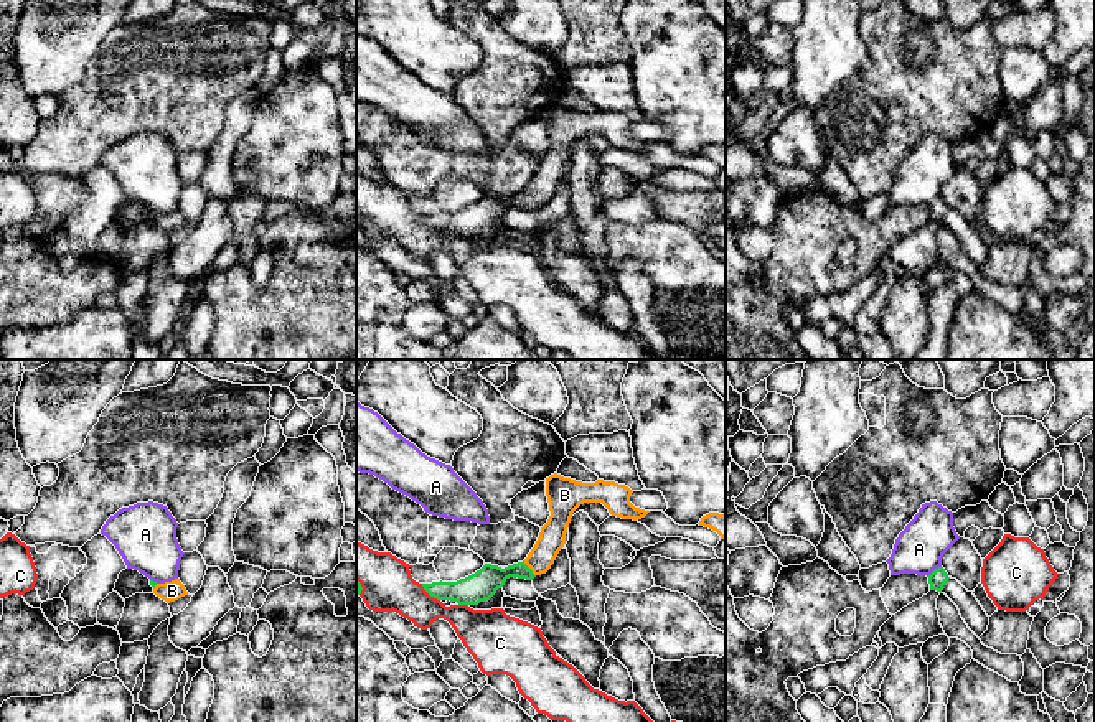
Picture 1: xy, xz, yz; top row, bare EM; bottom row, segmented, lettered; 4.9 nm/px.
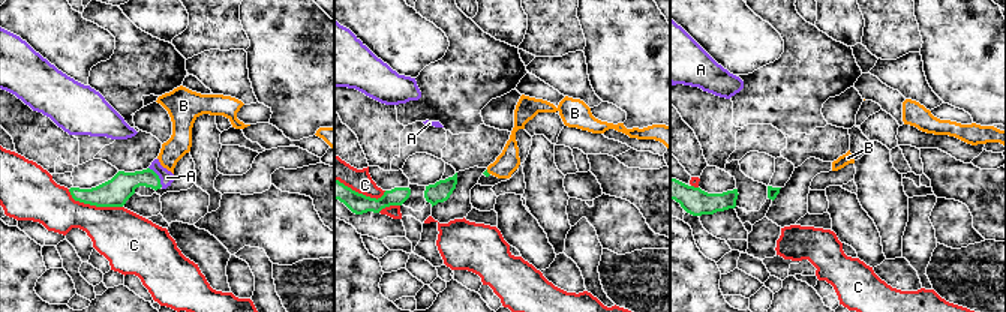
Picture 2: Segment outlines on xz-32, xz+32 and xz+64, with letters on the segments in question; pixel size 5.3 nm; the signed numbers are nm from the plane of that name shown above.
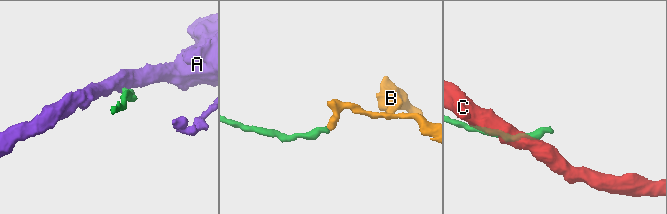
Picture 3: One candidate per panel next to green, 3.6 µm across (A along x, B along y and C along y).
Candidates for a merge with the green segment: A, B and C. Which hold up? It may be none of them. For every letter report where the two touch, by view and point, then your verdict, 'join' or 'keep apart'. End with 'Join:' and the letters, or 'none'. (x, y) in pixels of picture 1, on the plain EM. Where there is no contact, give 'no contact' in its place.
A: meets green in yz at (935, 200); keep apart
B: meets green in xz at (530, 200); join
C: meets green in xz at (429, 225); keep apart
Join: B

